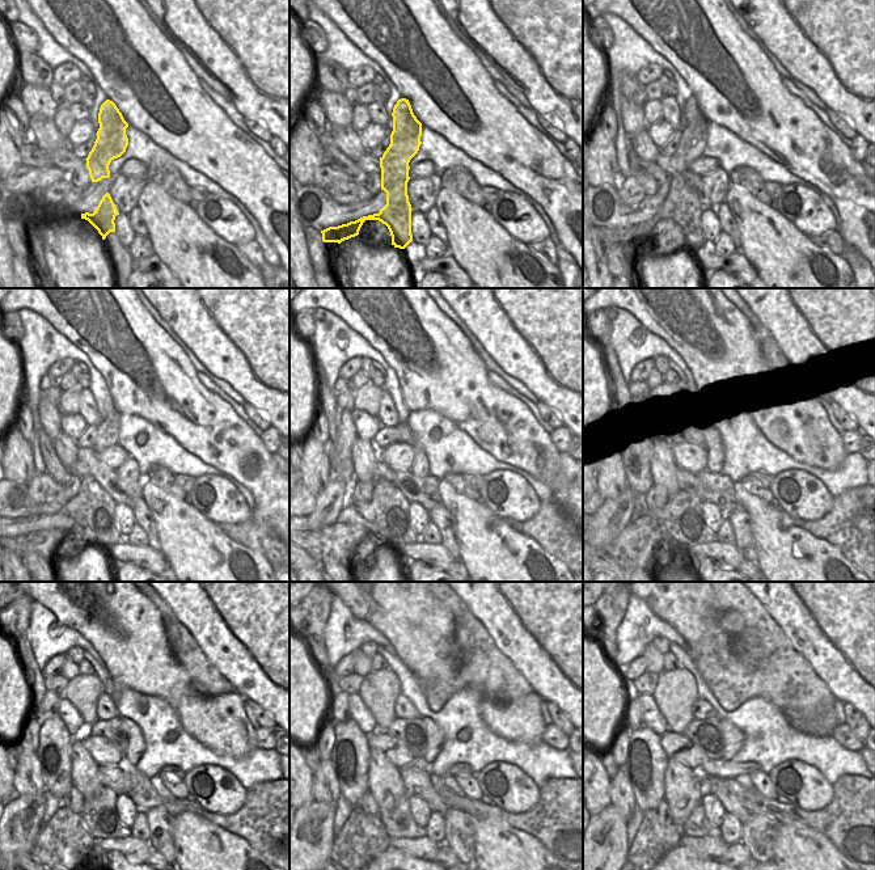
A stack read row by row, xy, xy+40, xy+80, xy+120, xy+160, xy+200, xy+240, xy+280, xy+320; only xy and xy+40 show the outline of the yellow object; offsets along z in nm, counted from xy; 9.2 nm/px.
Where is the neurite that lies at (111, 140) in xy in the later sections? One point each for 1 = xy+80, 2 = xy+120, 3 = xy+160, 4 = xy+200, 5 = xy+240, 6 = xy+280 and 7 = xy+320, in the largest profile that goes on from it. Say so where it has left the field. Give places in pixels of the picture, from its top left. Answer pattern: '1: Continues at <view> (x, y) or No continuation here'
1: Continues at xy+80 (684, 205)
2: Continues at xy+120 (93, 505)
3: Continues at xy+160 (387, 515)
4: Continues at xy+200 (681, 516)
5: Continues at xy+240 (100, 814)
6: Continues at xy+280 (398, 823)
7: Continues at xy+320 (697, 826).

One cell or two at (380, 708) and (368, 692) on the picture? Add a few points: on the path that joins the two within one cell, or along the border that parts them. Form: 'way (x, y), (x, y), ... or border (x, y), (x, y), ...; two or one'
way (380, 704), (372, 696); one

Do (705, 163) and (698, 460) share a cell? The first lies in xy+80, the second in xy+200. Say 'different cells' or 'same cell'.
same cell

